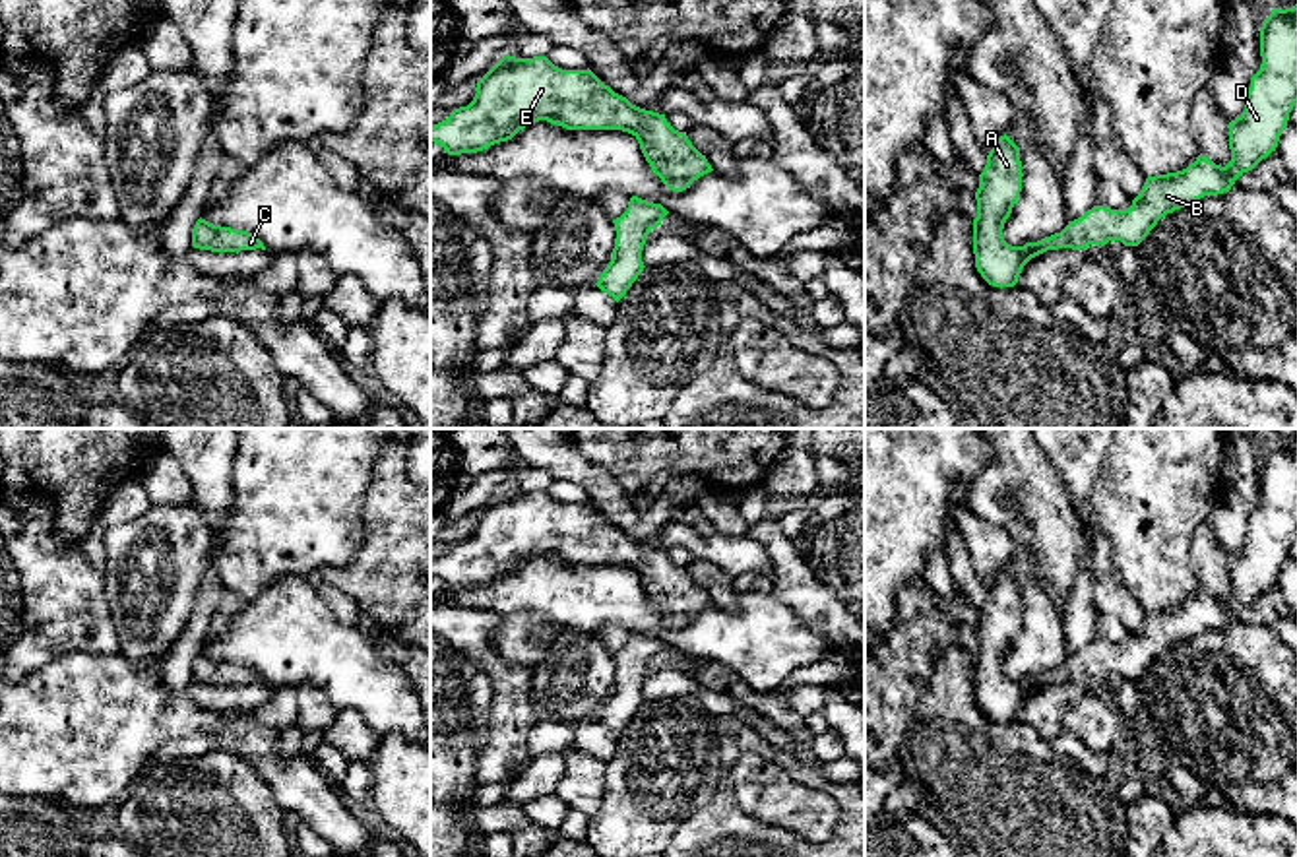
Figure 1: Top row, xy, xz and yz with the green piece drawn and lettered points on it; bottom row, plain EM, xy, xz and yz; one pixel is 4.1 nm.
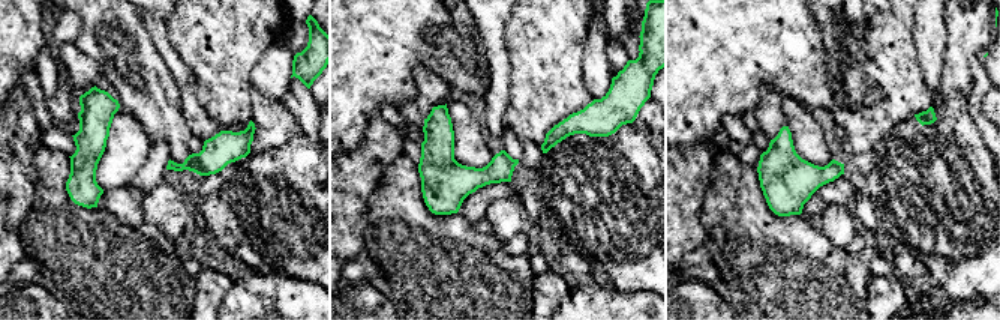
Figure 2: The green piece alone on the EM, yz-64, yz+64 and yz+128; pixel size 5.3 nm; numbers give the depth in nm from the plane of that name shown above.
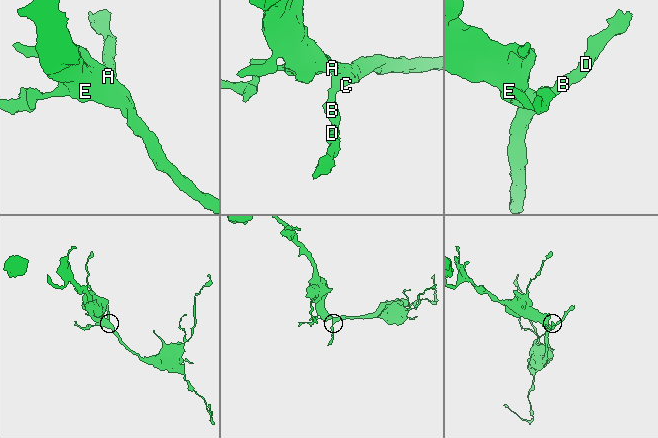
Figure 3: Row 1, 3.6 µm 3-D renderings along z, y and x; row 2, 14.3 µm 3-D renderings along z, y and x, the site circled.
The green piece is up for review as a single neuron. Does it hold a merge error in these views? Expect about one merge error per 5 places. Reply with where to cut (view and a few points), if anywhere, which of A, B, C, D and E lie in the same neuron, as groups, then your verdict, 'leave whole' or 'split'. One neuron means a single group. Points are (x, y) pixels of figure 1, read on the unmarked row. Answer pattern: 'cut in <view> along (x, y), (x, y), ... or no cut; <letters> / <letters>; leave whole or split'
no cut; A B C D E; leave whole

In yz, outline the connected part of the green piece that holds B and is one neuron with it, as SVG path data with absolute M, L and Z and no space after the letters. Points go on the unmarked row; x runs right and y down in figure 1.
M1297 438L1274 442L1260 461L1260 504L1250 512L1245 545L1227 558L1231 595L1221 601L1198 589L1186 603L1148 611L1128 644L1093 640L1051 671L1024 681L1004 675L1002 663L1022 626L1020 582L1004 568L987 589L975 626L975 702L993 721L1014 721L1024 700L1059 682L1088 684L1121 675L1138 681L1161 651L1204 630L1229 626L1233 617L1276 586L1297 537Z

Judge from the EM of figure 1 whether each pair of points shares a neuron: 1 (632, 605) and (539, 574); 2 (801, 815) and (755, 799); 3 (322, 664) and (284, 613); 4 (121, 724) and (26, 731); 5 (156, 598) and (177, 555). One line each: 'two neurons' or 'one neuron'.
1: one neuron
2: one neuron
3: one neuron
4: one neuron
5: one neuron

